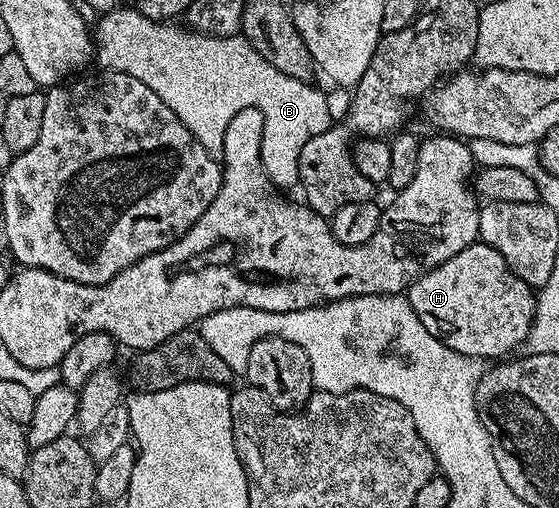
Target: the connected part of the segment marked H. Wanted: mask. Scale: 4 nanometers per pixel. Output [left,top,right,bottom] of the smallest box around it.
[407,243,537,359]

